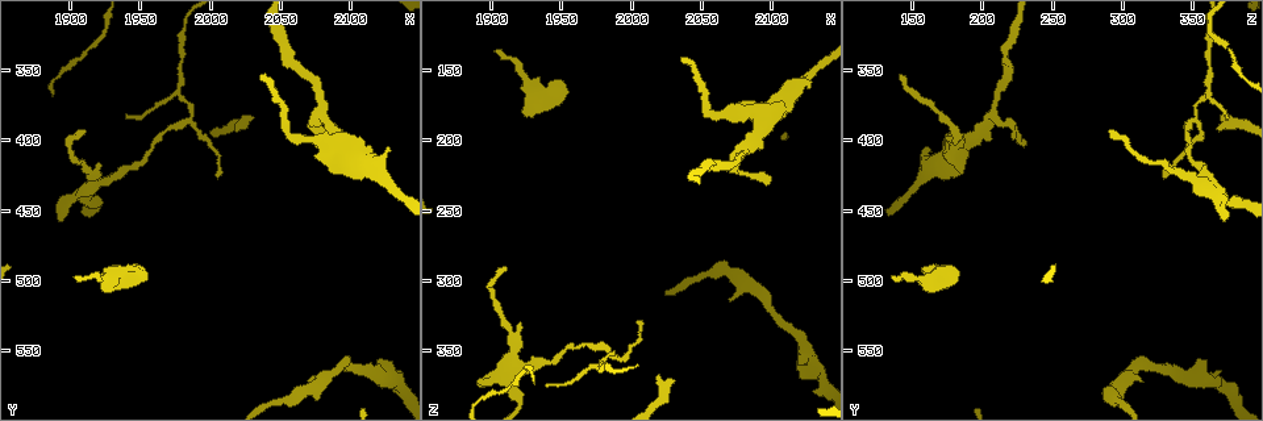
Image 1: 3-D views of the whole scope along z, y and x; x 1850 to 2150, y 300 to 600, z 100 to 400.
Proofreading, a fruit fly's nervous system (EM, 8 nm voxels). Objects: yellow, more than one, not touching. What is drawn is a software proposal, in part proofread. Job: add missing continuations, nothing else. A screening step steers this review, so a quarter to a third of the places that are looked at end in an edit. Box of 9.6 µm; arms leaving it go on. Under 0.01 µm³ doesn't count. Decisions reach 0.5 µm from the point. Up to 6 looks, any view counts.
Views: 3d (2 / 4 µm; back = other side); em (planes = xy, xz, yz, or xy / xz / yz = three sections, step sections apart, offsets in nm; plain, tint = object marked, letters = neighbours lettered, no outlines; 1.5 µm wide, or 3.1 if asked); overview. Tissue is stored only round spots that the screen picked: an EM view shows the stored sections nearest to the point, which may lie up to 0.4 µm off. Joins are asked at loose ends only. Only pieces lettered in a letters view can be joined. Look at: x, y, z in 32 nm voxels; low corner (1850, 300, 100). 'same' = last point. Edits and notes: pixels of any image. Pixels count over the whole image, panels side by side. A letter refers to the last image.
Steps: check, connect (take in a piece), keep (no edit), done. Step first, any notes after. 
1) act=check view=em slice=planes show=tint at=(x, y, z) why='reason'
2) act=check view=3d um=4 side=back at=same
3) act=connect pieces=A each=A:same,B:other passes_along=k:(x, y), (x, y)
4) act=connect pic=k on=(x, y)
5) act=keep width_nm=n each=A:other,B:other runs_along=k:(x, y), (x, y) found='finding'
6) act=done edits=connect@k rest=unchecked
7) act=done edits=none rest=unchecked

act=check view=3d um=2 at=(1912, 396, 292) why='tapers out'

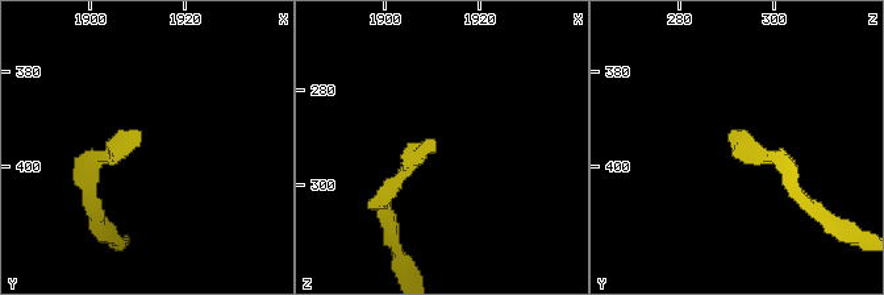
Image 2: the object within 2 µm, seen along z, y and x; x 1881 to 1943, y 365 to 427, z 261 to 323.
act=check view=em slice=xz step=4 show=letters at=(1911, 395, 292) why='shape alone is not enough'

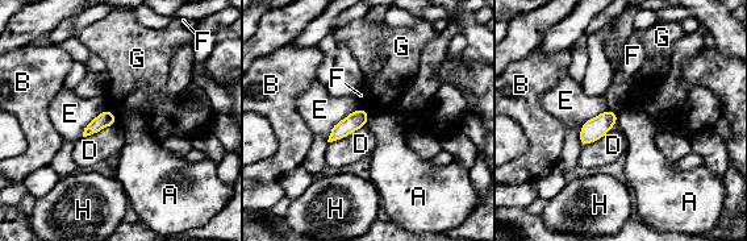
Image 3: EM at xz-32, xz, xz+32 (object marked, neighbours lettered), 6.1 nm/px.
act=check view=em slice=planes show=letters at=same why='cut it another way'

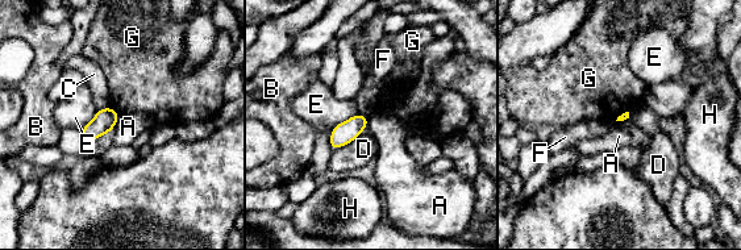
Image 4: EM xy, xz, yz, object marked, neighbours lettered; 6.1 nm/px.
act=keep each=A:other,B:other,C:other,D:other,E:other,F:other,G:other,H:other border=4:(120, 116), (111, 132) found='no lettered piece goes on from it'

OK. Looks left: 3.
act=check view=3d um=2 side=back at=(1952, 496, 156) why='free end'

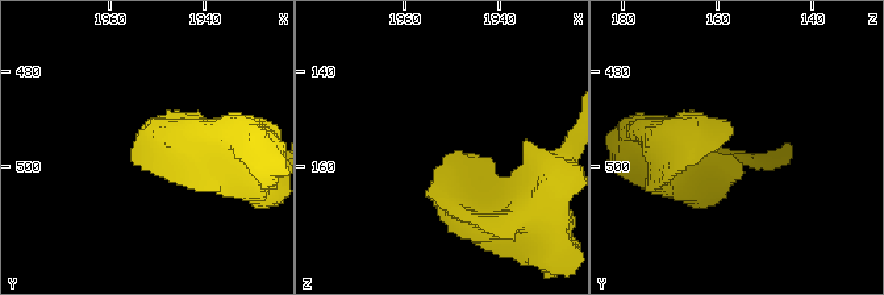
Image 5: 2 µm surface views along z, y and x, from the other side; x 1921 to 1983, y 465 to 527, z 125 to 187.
act=check view=em slice=planes show=letters at=(1952, 494, 158) why='need the tissue'

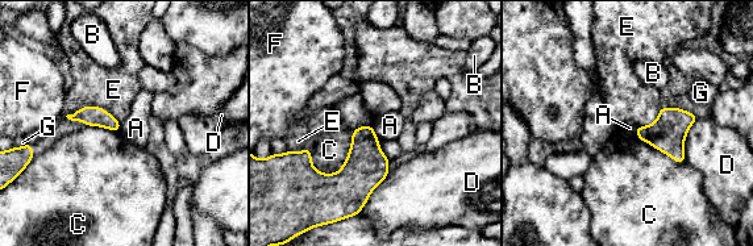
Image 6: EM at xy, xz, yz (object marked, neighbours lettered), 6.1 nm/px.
act=keep each=A:other,B:other,C:other,D:other,E:other,F:other,G:other border=6:(373, 125), (373, 130), (379, 138) found='no lettered piece goes on from it'

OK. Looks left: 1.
act=check view=em slice=planes show=letters at=(1894, 460, 372)

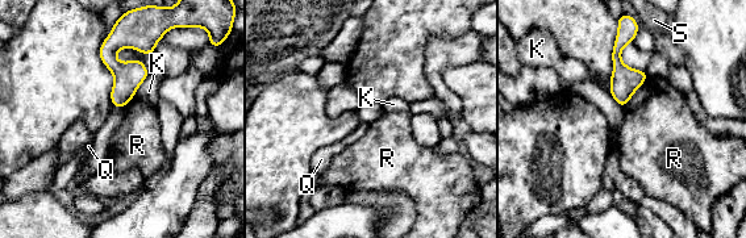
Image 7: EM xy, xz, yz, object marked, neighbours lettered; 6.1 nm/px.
act=keep each=K:other,Q:other,R:other,S:other border=7:(649, 76), (622, 107) found='none of them fits'

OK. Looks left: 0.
act=done edits=none rest=unchecked

